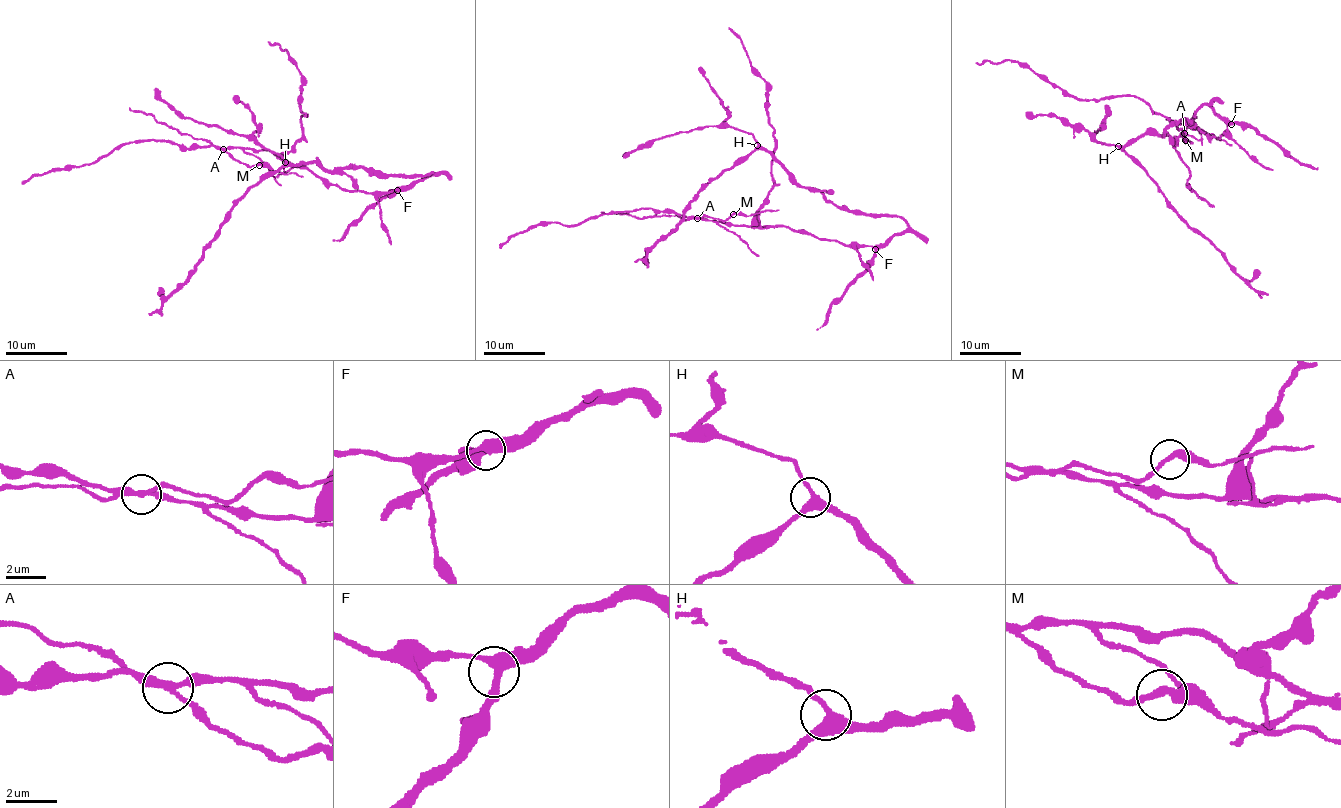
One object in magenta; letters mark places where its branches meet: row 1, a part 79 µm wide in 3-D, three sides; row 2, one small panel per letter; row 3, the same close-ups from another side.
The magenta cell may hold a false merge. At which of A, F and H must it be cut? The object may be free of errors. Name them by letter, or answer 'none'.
A

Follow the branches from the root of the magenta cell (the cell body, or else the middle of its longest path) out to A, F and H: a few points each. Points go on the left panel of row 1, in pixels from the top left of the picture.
A: (413, 182), (388, 192), (342, 190), (267, 150), (223, 150)
F: (413, 182), (397, 190)
H: (413, 182), (432, 172), (380, 175), (350, 165), (329, 170), (312, 161), (285, 162)

